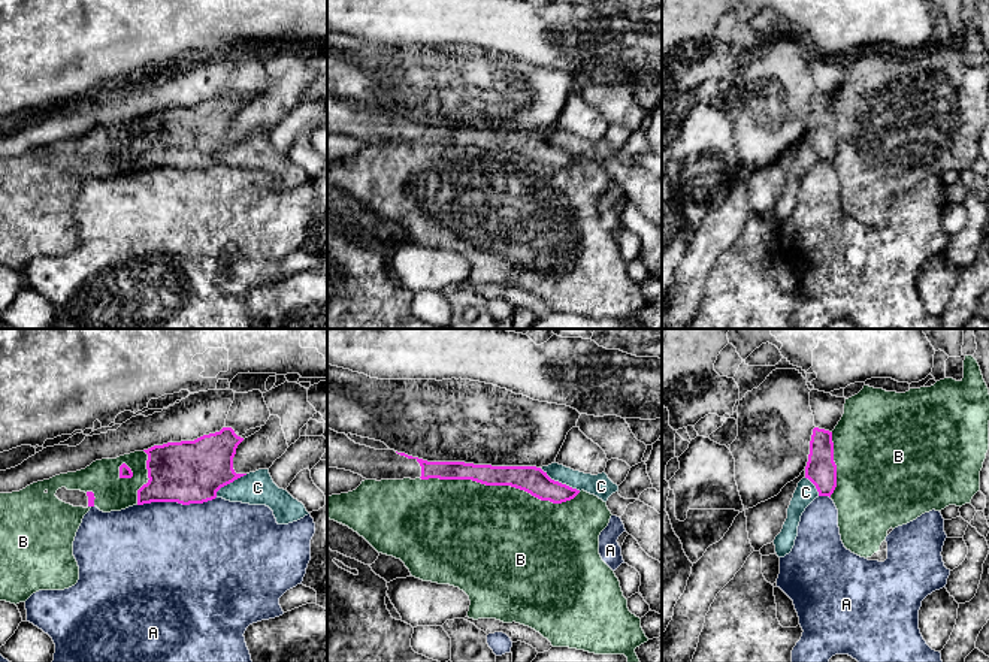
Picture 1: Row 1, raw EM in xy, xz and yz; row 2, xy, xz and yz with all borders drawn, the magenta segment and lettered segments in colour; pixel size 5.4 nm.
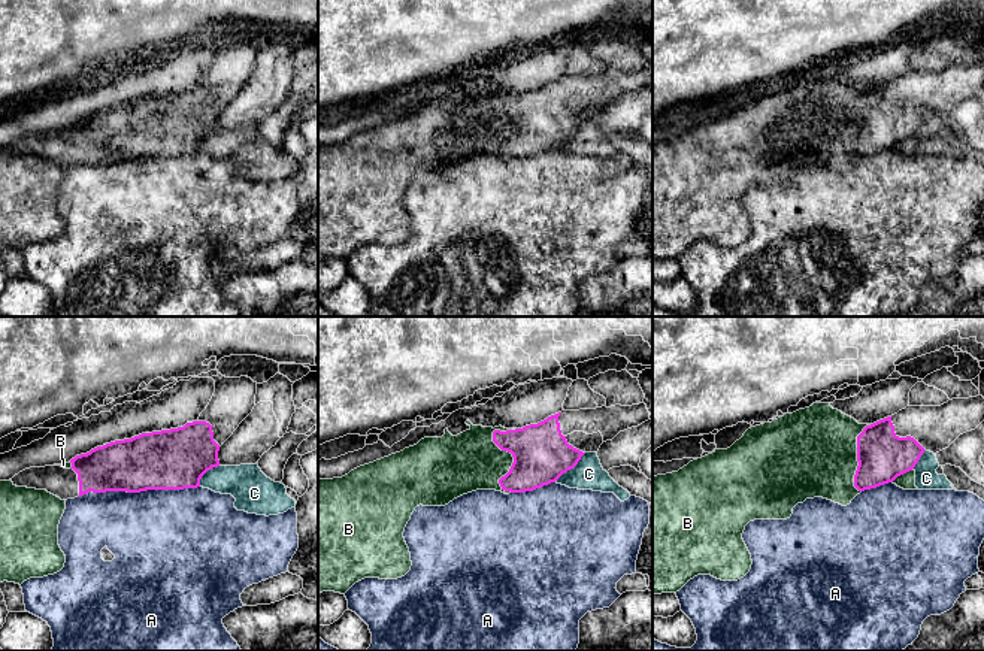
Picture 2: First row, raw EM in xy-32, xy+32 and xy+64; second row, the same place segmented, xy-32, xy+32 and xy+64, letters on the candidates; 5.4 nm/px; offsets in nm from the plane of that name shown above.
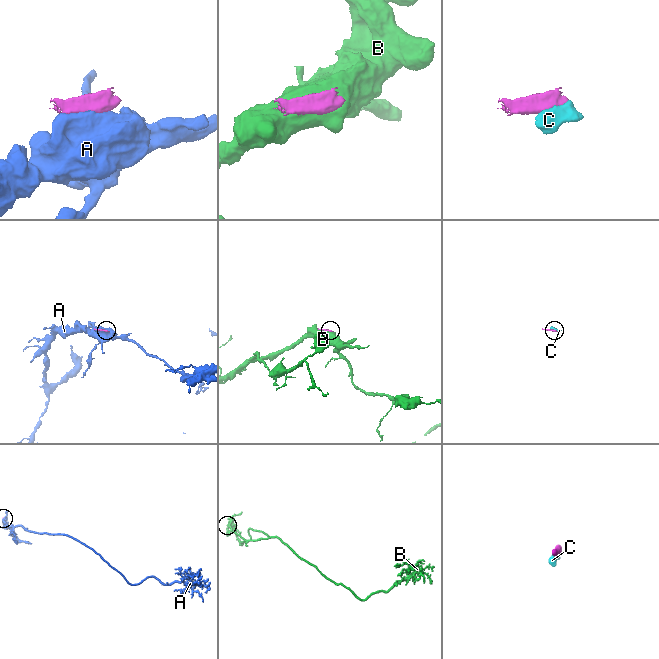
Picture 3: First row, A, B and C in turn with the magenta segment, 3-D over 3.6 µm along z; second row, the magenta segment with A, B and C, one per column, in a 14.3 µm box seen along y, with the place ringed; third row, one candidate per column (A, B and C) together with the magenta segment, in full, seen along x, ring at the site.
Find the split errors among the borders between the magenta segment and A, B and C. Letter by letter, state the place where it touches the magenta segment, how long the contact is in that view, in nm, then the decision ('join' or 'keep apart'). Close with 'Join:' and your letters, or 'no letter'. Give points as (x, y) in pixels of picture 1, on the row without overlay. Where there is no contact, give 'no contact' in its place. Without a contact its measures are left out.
A: meets magenta in xy at (177, 166); contact 420 nm long; keep apart
B: meets magenta in xz at (501, 150); contact 850 nm long; keep apart
C: meets magenta in xz at (560, 148); contact 260 nm long; keep apart
Join: no letter

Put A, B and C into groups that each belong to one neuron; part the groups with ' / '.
A / B / C

